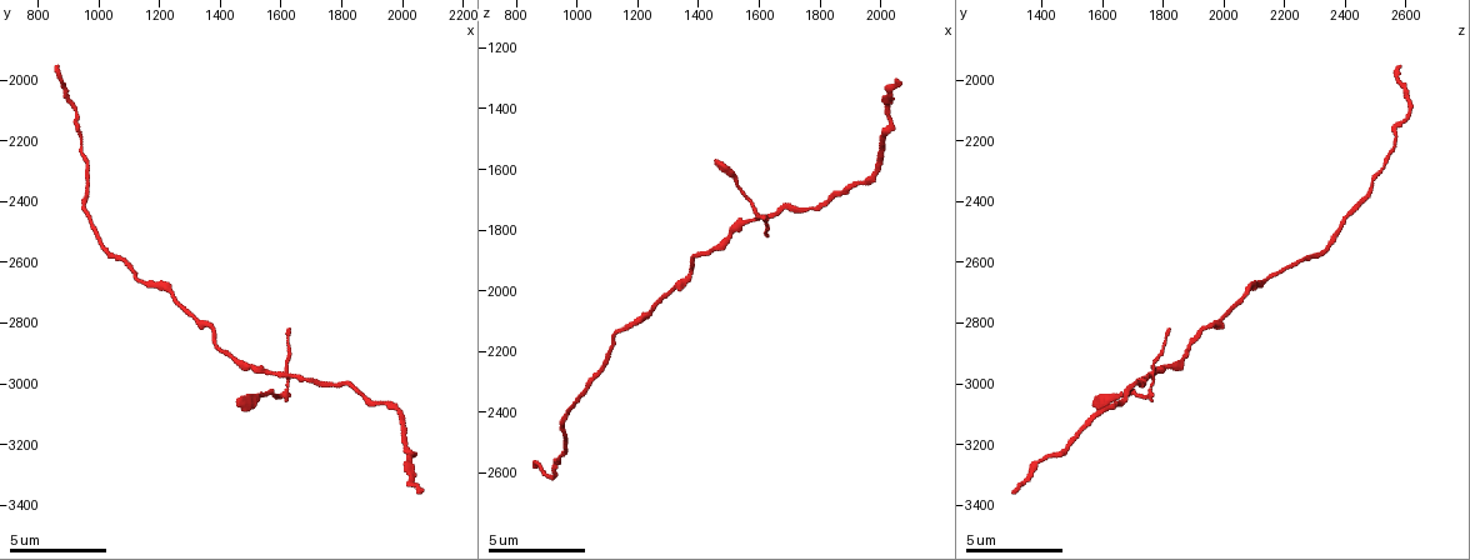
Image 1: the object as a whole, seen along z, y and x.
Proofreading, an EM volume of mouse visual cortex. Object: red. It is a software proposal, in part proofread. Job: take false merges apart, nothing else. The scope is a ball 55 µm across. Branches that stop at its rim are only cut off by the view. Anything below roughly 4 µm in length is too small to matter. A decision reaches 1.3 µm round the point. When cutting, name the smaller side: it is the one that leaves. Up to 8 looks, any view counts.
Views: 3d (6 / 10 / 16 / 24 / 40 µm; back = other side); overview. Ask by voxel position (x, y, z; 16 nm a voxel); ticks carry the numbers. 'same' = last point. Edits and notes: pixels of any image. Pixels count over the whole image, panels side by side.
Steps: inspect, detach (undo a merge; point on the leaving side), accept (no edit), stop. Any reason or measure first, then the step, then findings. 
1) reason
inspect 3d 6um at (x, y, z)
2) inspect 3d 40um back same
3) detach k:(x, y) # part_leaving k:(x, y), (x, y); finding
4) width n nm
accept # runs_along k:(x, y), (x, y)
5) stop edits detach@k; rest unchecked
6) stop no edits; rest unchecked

looks like a crossing
inspect 3d 10um at (1630, 2970, 1760)

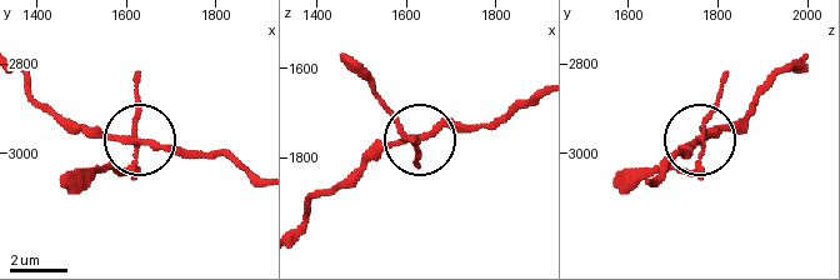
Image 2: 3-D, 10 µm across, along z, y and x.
inspect 3d 6um at (1630, 2980, 1765)

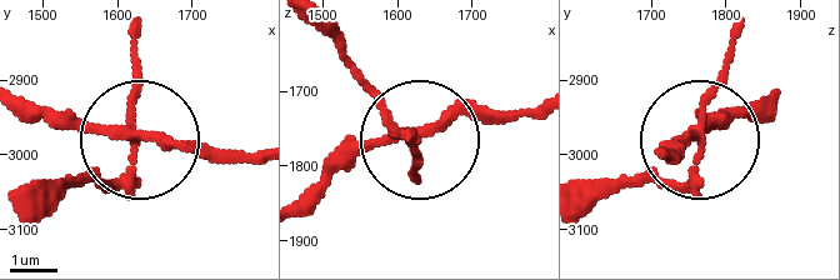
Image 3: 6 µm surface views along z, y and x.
width 200 nm
detach 3:(91, 168) # part_leaving 3:(130, 139), (106, 183), (35, 186); two neurons meet here

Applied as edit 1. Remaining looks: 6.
inspect overview

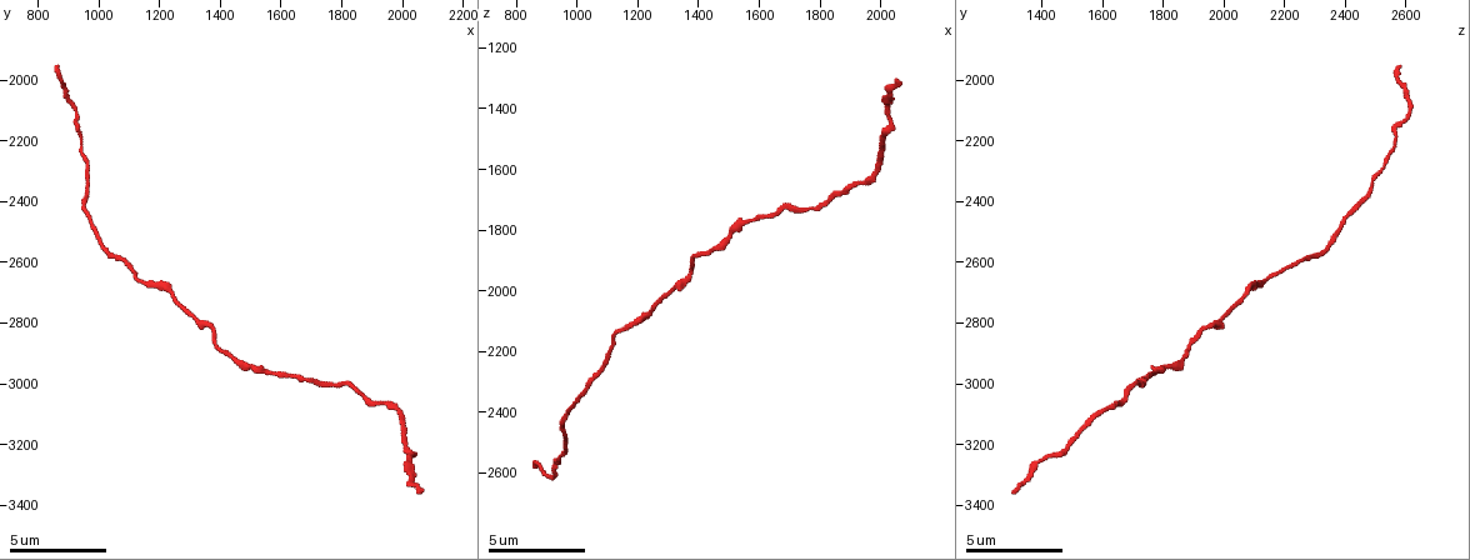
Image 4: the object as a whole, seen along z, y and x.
inspect 3d 10um at (1320, 2790, 1980)

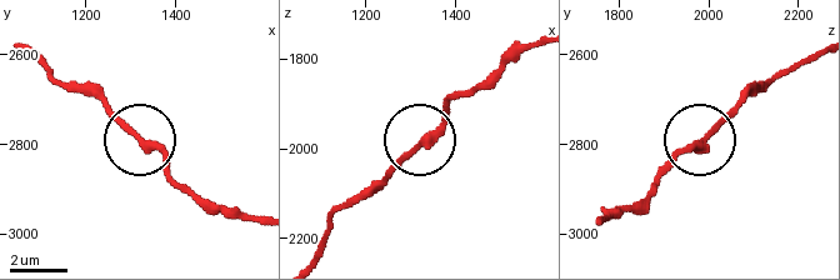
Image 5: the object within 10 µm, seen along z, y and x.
inspect 3d 10um back at (1330, 2805, 1990)

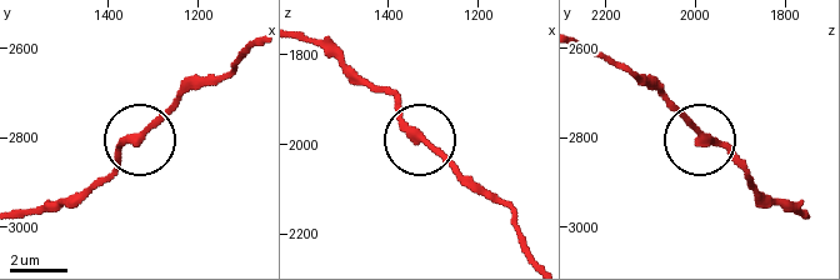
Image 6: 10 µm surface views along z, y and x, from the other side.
side_arm 21 um
accept # one neuron here

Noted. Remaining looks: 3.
sudden change in width
inspect 3d 16um at (1090, 2600, 2230)

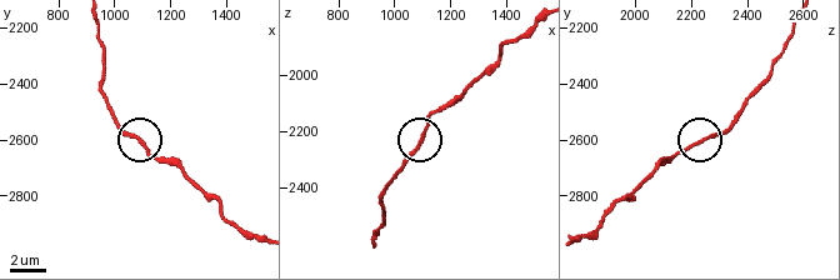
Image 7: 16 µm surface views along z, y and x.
inspect 3d 16um back same

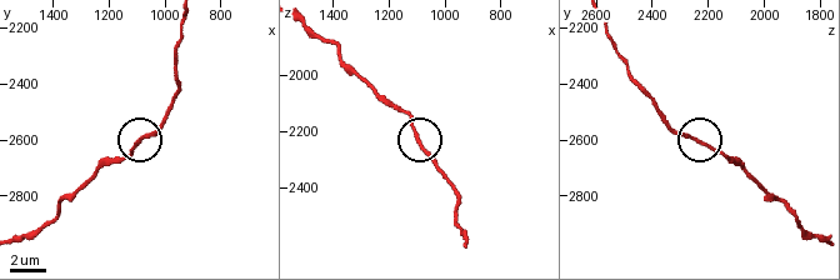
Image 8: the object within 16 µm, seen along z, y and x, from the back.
accept # runs_along 8:(74, 190), (121, 159), (165, 120); continuous, no second neuron

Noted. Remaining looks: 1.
stop edits detach@3; rest unchecked

